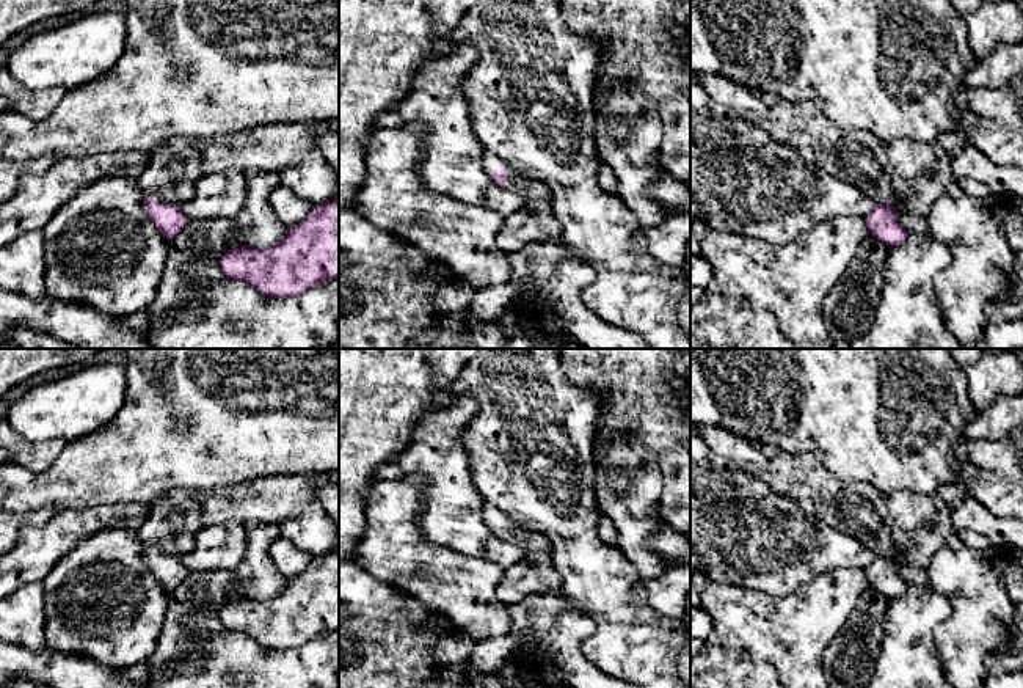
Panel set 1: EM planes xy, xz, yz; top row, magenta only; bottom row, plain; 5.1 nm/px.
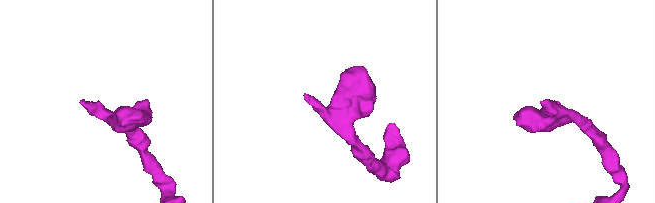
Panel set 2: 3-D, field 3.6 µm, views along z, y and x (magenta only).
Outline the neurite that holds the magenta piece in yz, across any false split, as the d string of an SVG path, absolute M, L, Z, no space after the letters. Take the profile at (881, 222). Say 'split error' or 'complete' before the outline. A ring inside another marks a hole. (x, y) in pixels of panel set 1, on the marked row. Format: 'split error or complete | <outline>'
split error | M690 72L690 79L714 101L759 127L769 140L789 146L806 163L858 187L874 201L865 218L868 232L888 247L905 242L908 232L897 223L893 204L893 167L885 145L874 134L839 127L817 99L791 102L720 74Z

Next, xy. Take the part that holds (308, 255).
complete | M339 198L312 206L308 217L287 228L282 240L273 247L242 245L228 250L221 259L226 278L245 281L271 298L295 297L308 289L339 278Z

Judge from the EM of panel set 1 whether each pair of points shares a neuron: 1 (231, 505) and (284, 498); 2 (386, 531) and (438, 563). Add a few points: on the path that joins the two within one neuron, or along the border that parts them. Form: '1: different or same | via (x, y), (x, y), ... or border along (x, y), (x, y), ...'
1: same | via (243, 501), (272, 500)
2: same | via (399, 544), (415, 559), (425, 561)

